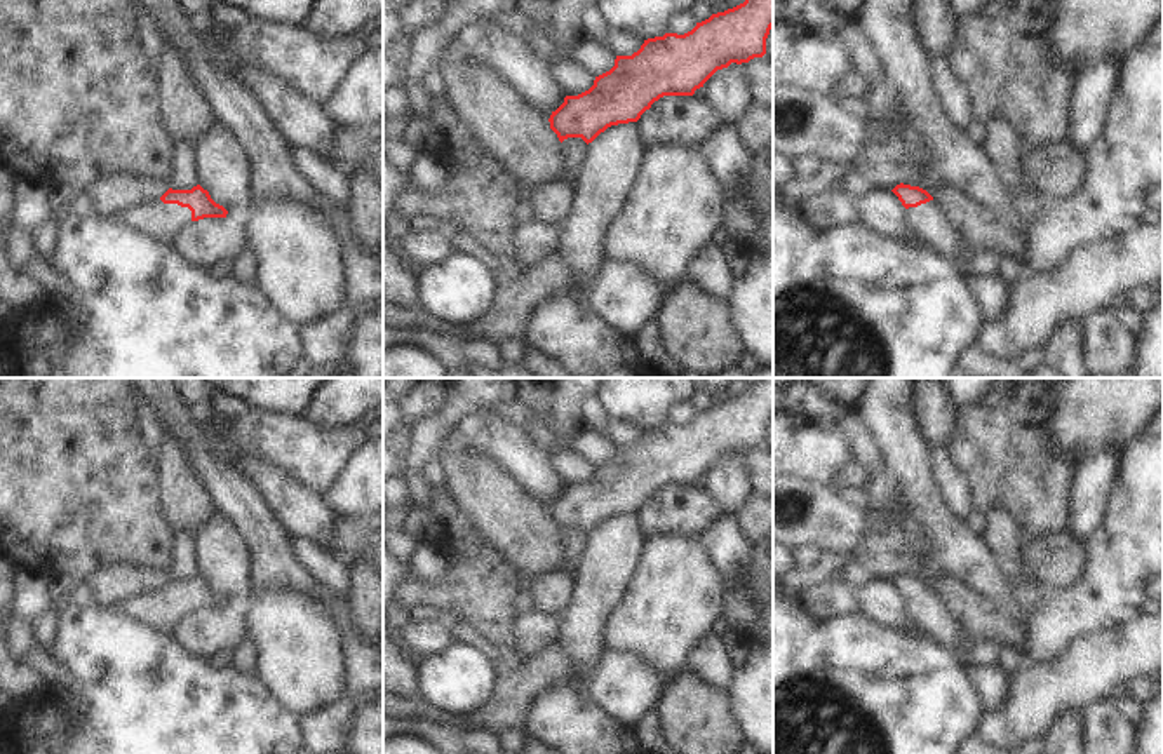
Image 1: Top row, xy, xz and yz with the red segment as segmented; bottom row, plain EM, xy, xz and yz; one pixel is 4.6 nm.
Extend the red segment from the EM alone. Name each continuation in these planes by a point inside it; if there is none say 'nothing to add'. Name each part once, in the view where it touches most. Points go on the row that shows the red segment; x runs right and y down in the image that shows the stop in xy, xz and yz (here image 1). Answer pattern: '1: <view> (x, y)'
1: xy (159, 220).

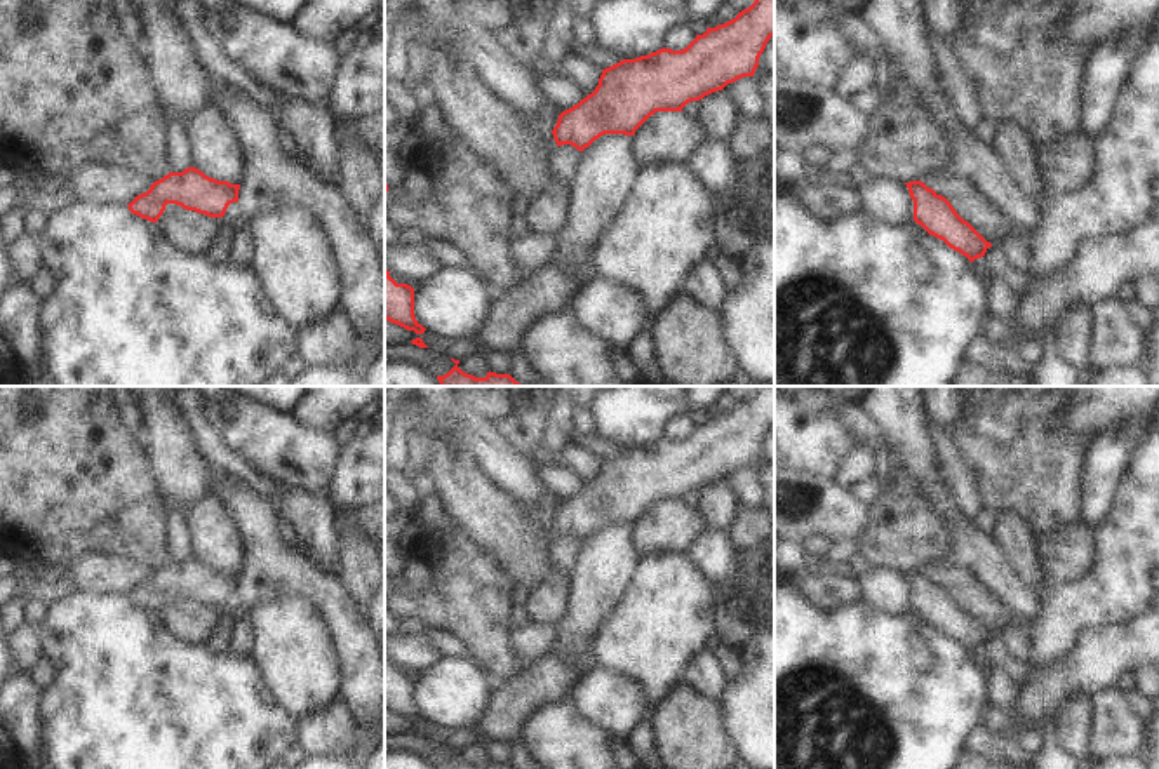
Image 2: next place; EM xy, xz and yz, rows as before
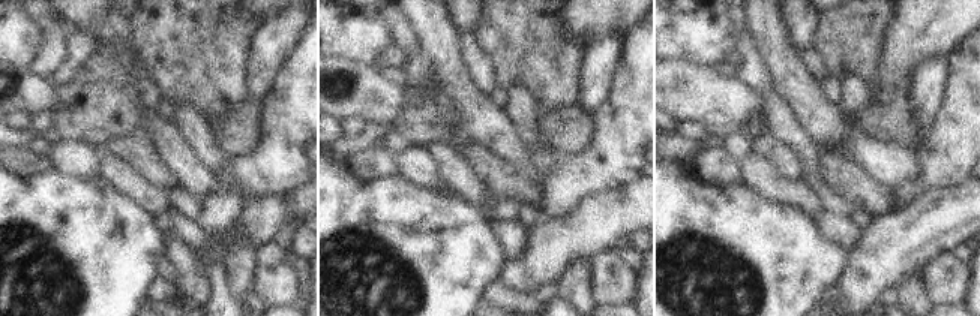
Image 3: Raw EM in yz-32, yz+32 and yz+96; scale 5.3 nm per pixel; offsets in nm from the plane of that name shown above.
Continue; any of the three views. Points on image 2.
nothing to add.

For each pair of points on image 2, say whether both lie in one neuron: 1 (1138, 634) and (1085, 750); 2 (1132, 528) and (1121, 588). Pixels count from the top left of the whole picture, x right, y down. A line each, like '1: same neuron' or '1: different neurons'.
1: different neurons
2: same neuron

